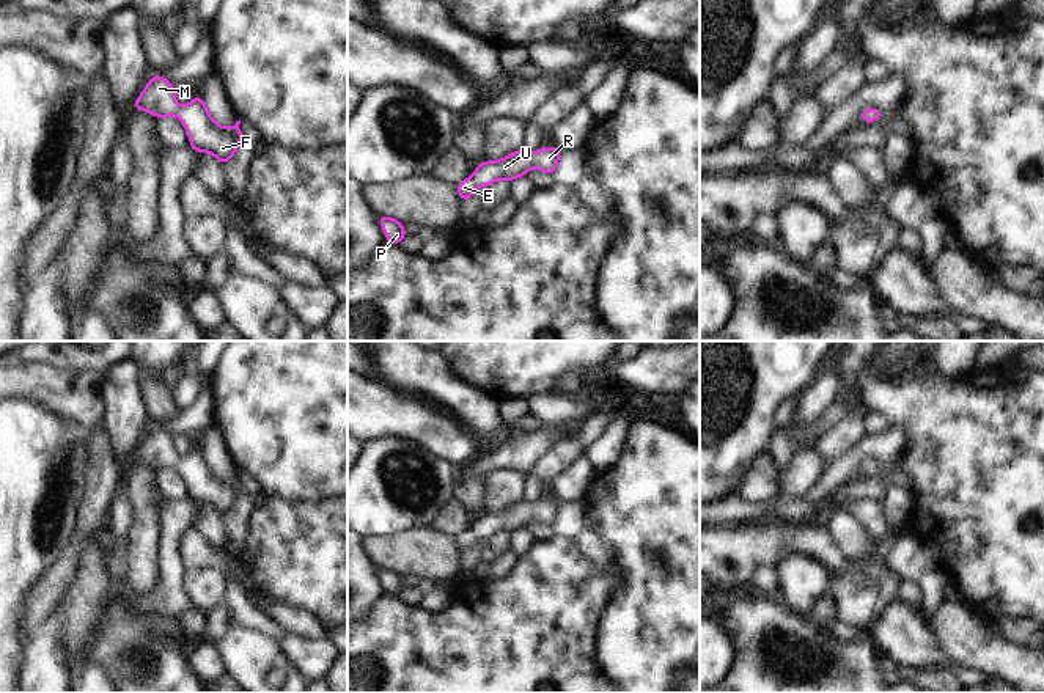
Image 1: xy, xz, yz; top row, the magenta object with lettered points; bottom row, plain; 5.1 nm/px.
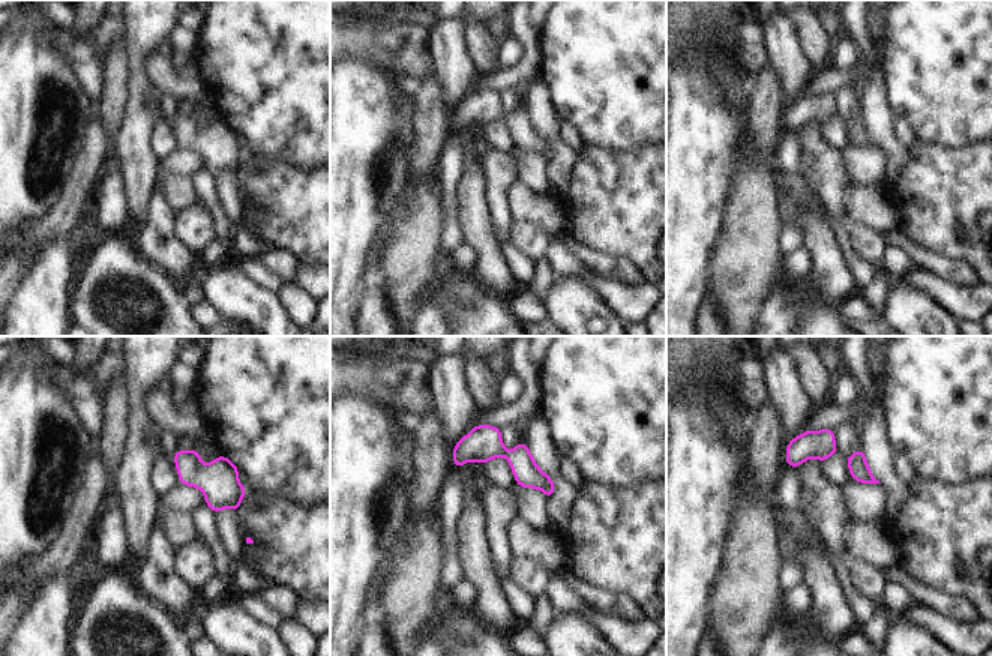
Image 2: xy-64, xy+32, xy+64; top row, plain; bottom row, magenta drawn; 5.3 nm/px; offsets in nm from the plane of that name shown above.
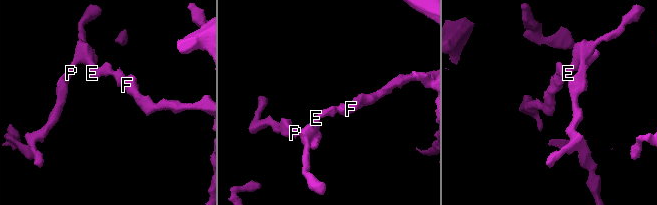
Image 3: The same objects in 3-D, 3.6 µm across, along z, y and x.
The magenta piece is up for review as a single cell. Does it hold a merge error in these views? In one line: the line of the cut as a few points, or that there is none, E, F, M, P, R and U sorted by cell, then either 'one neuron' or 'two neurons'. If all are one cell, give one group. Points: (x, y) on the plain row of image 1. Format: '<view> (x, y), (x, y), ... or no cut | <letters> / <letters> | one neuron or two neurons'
no cut | E F M P R U | one neuron

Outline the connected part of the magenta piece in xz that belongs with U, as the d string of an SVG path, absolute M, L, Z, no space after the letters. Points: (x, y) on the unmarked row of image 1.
M539 500L535 506L528 501L517 501L498 512L486 512L462 534L456 536L459 550L465 555L478 539L489 539L492 534L514 533L528 525L531 519L553 526L561 508L561 500Z

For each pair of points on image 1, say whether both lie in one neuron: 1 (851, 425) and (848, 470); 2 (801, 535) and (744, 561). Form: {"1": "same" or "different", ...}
{"1": "different", "2": "same"}

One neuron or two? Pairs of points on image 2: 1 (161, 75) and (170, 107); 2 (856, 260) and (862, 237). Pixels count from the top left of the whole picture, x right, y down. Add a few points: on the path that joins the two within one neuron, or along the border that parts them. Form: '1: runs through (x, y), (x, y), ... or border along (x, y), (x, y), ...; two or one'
1: border along (162, 93), (176, 101), (177, 113); two
2: border along (851, 245), (874, 264); two

